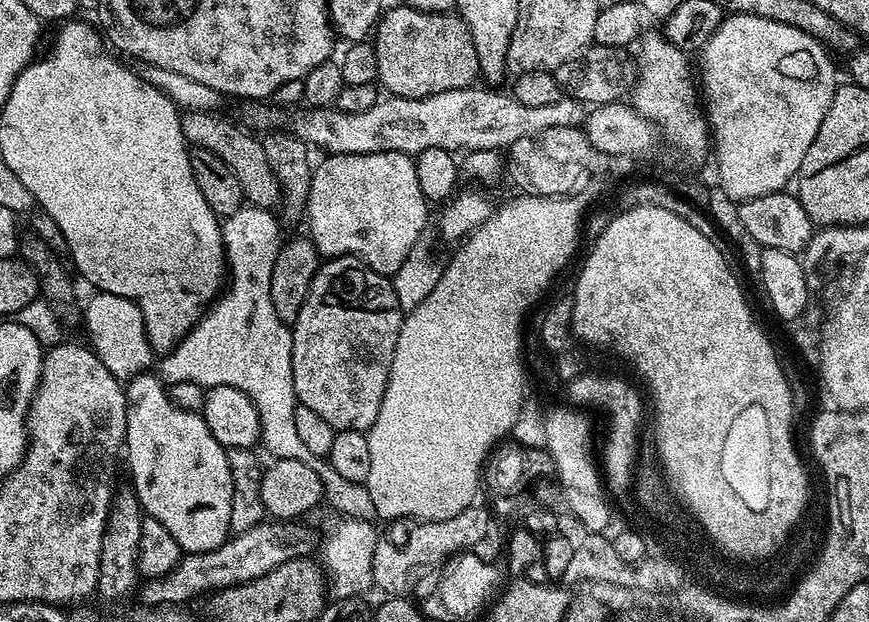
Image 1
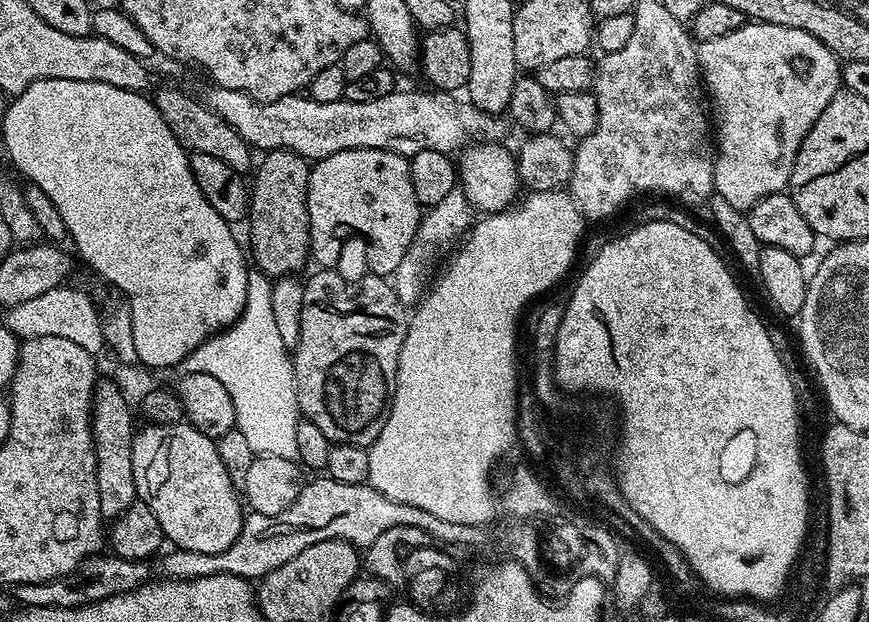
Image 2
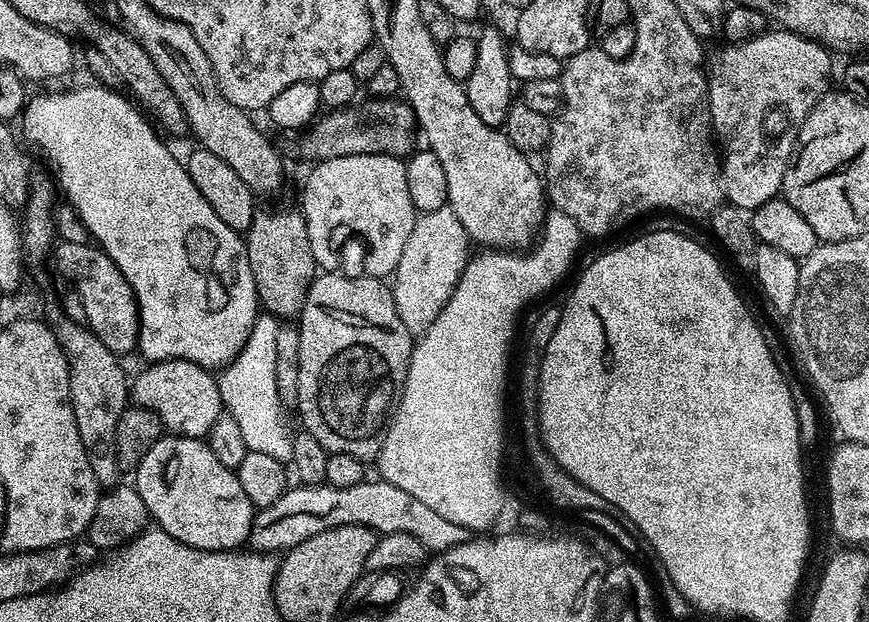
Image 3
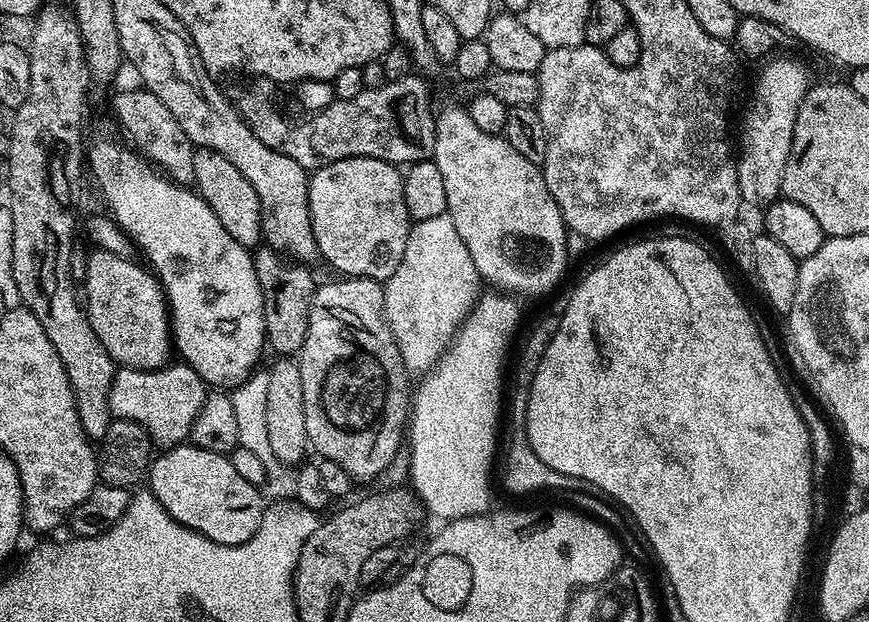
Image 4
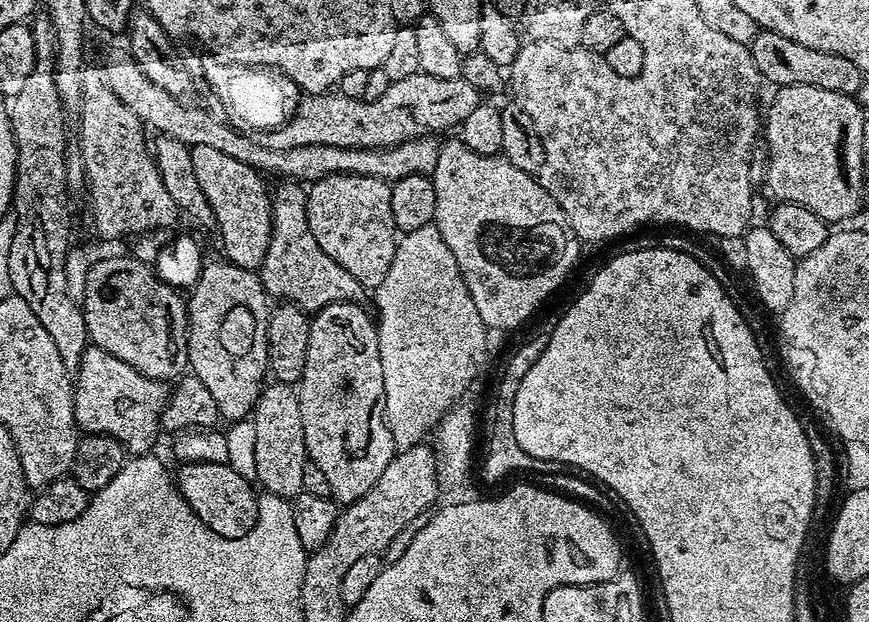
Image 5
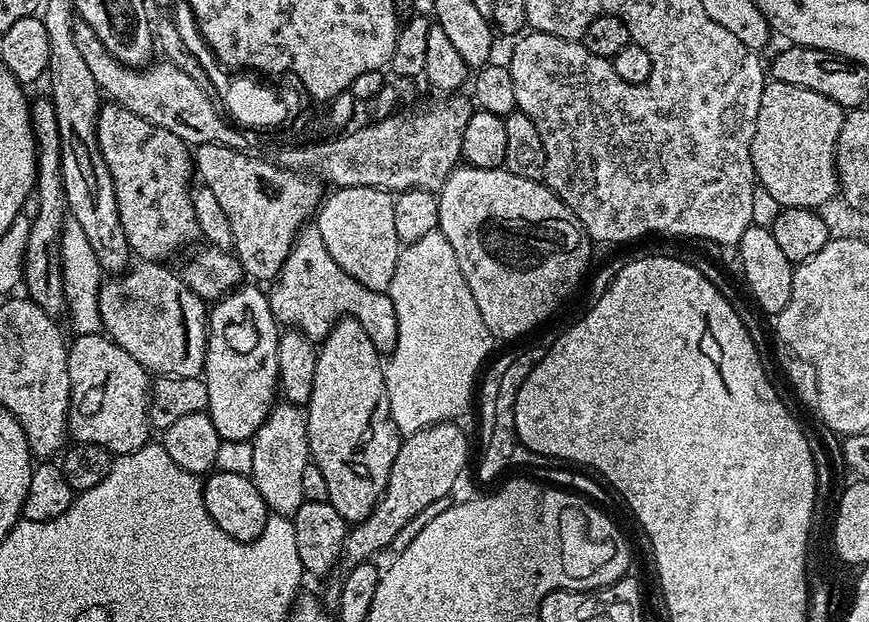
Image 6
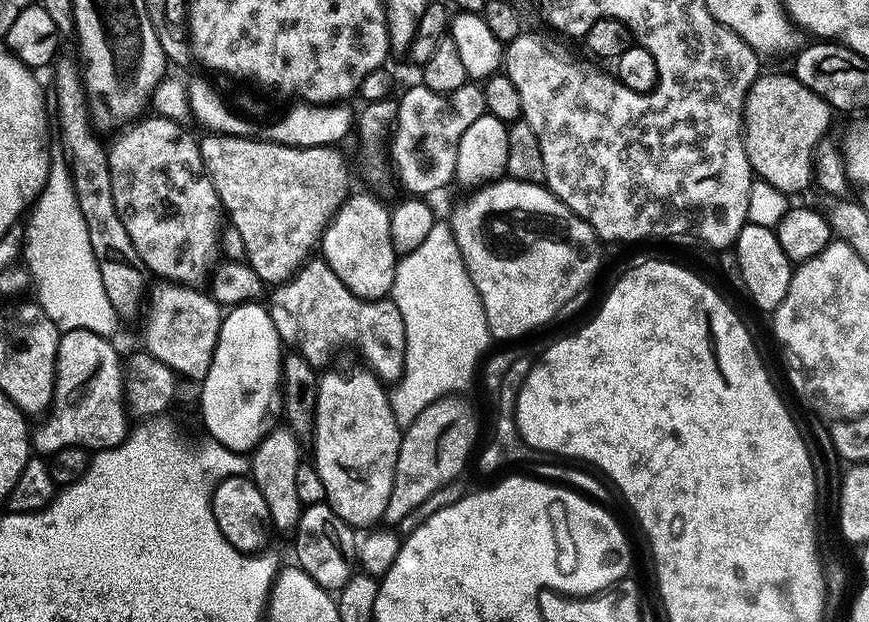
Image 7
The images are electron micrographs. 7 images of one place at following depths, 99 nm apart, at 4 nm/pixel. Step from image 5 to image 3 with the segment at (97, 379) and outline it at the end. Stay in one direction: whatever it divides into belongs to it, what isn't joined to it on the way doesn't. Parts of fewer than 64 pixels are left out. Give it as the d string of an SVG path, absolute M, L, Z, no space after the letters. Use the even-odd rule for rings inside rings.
M157 360L147 365L148 369L130 384L130 400L146 410L158 414L163 427L173 436L189 436L195 440L207 437L208 431L218 422L224 412L219 379L209 369L198 366L189 360Z

